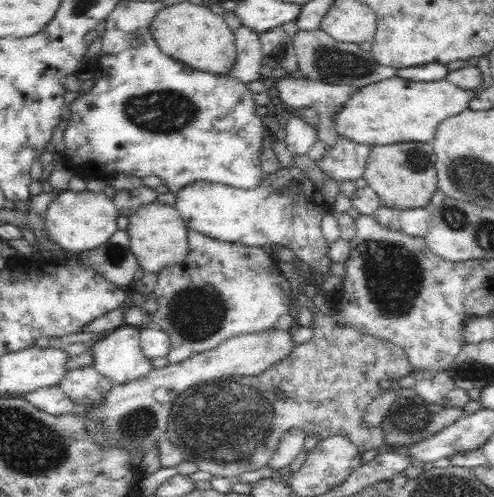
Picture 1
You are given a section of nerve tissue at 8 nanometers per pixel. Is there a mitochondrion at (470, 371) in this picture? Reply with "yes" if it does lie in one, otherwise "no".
yes

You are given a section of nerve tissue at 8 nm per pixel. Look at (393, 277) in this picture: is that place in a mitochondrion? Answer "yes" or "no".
yes

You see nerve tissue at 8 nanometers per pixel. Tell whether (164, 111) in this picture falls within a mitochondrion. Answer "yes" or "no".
yes

